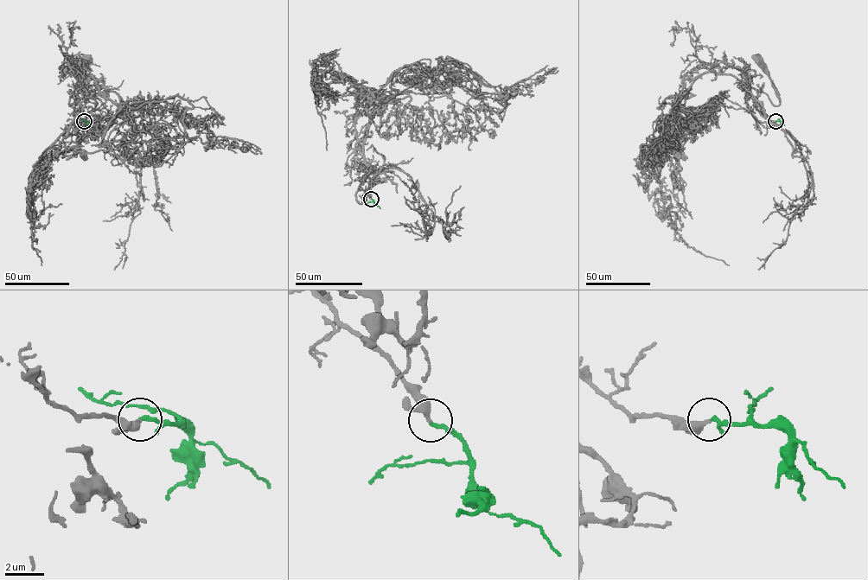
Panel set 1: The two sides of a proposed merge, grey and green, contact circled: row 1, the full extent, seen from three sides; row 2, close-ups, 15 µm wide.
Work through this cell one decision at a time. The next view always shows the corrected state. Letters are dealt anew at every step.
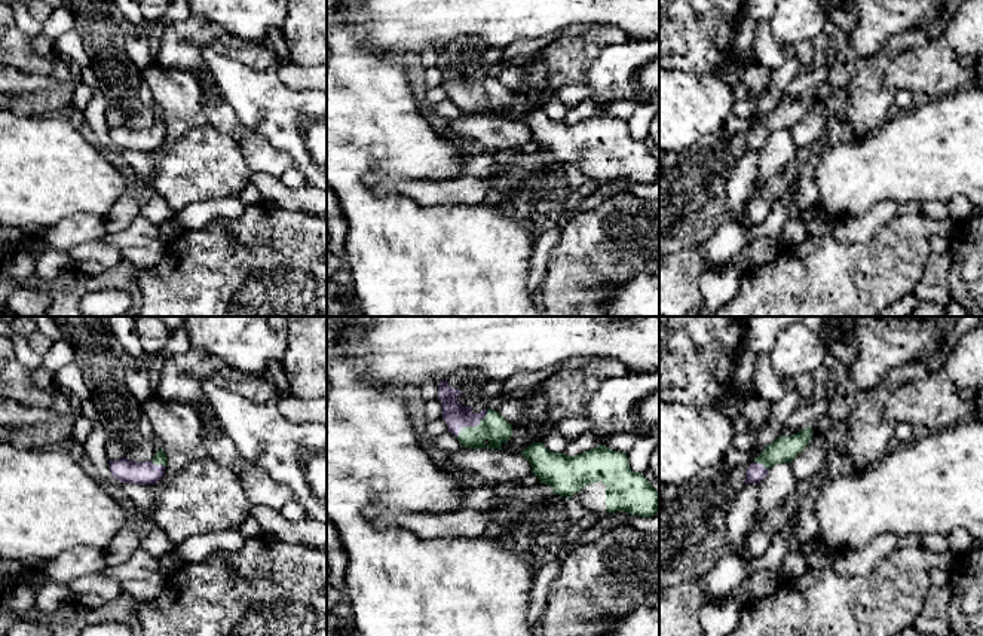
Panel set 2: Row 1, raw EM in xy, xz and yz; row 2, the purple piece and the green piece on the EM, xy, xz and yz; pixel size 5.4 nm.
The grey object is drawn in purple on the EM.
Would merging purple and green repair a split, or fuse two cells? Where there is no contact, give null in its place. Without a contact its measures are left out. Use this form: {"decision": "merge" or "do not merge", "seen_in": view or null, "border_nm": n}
{"decision": "merge", "seen_in": "xz", "border_nm": 220}

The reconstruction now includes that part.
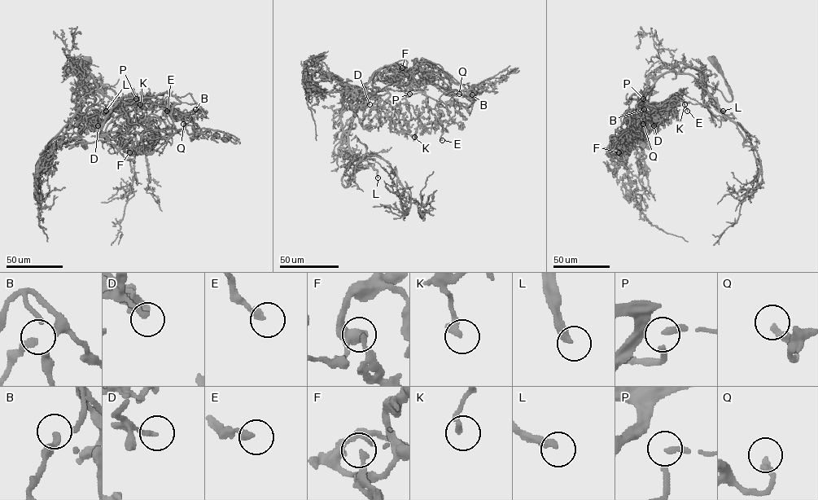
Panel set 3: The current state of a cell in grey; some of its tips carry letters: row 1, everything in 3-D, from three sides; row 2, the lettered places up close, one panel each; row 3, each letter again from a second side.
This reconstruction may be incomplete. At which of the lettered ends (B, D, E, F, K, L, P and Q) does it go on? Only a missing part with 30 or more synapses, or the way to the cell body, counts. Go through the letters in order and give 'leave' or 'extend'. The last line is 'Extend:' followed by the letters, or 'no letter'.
B: leave
D: leave
E: leave
F: leave
K: leave
L: extend
P: leave
Q: leave
Extend: L

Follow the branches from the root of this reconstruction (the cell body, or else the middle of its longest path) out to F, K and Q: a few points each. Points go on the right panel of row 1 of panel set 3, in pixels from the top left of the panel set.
F: (714, 62), (731, 100), (691, 75), (666, 72), (639, 99), (637, 129), (616, 149), (615, 141), (618, 152)
K: (714, 62), (730, 101), (691, 75), (671, 72), (638, 100), (648, 107), (665, 108), (678, 98), (684, 104)
Q: (714, 62), (731, 100), (691, 75), (666, 72), (625, 103), (637, 93), (645, 111), (656, 111), (643, 124)

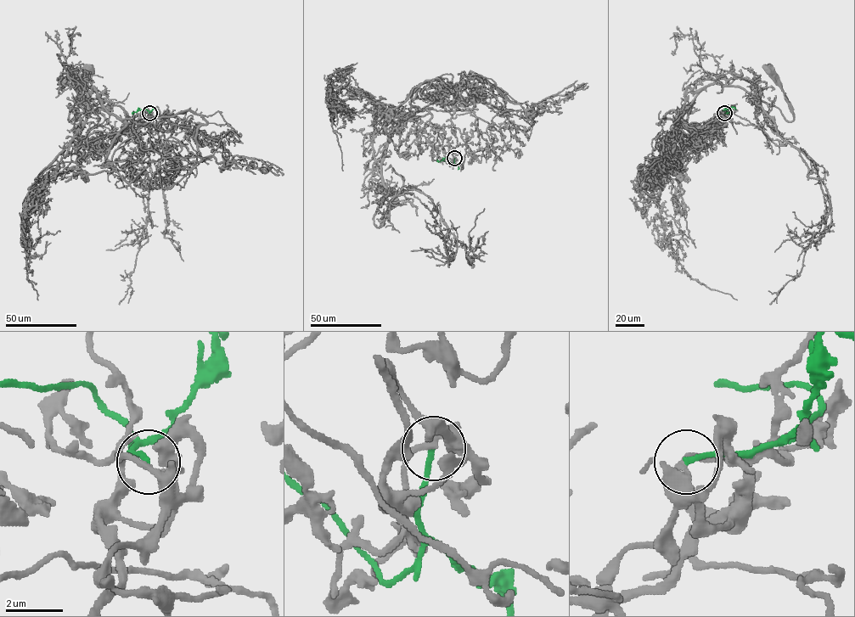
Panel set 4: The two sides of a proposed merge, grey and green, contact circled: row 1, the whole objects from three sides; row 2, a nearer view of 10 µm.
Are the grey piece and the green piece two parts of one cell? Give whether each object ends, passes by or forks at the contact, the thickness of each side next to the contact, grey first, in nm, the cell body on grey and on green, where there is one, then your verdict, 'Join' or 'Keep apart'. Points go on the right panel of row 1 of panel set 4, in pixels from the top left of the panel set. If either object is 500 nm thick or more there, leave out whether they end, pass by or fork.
At the ring grey passes by. At the ring green ends. Thickness 240 nm (grey) against 180 nm. Soma of grey: (770, 71). Soma of green: none. Keep apart

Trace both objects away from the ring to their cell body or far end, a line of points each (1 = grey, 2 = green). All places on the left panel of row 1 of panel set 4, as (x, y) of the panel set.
1: (149, 113), (143, 125), (125, 129), (81, 83), (69, 121), (88, 71)
2: (149, 113), (146, 109), (132, 113)

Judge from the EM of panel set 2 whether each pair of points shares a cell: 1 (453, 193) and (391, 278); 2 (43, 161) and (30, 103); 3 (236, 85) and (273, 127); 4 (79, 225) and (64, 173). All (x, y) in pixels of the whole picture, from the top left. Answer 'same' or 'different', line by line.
1: different
2: different
3: same
4: different

